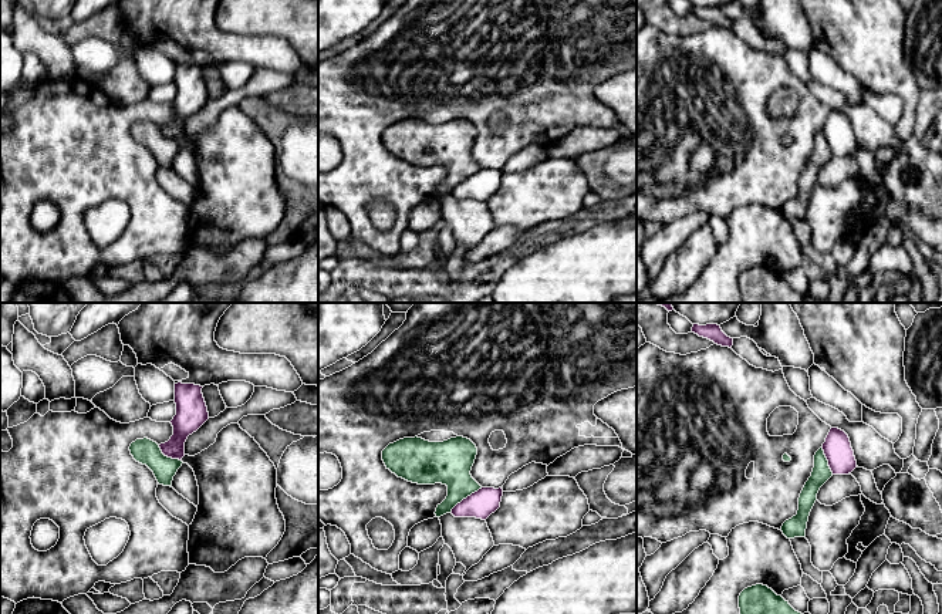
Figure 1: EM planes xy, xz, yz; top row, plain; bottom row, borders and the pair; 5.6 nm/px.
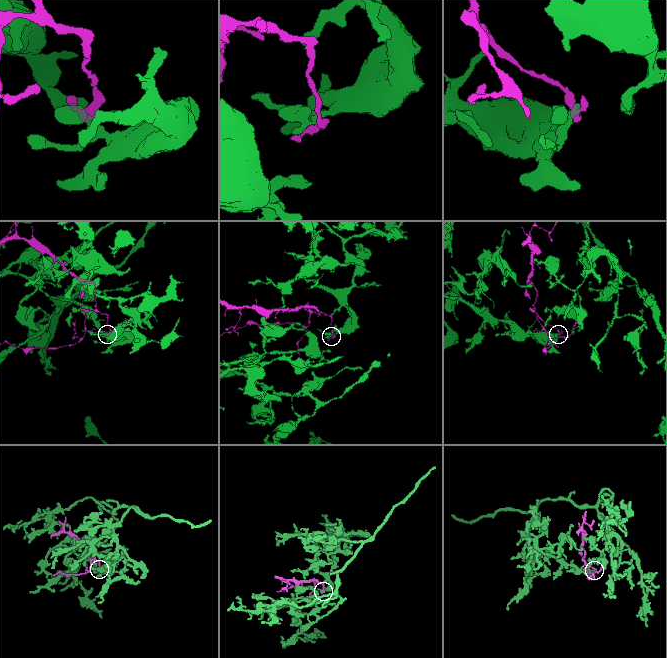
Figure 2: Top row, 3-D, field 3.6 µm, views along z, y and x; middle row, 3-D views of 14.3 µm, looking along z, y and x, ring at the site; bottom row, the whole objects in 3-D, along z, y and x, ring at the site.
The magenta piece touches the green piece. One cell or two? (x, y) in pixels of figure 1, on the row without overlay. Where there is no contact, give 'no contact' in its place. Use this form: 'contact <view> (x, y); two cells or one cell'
contact xz (466, 179); two cells

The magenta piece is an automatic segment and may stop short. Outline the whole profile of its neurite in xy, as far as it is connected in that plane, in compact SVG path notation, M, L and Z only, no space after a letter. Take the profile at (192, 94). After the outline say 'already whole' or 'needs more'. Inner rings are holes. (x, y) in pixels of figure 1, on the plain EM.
M175 65L176 97L170 102L173 117L168 124L159 126L165 138L182 142L188 118L209 101L202 70L195 65Z; already whole

